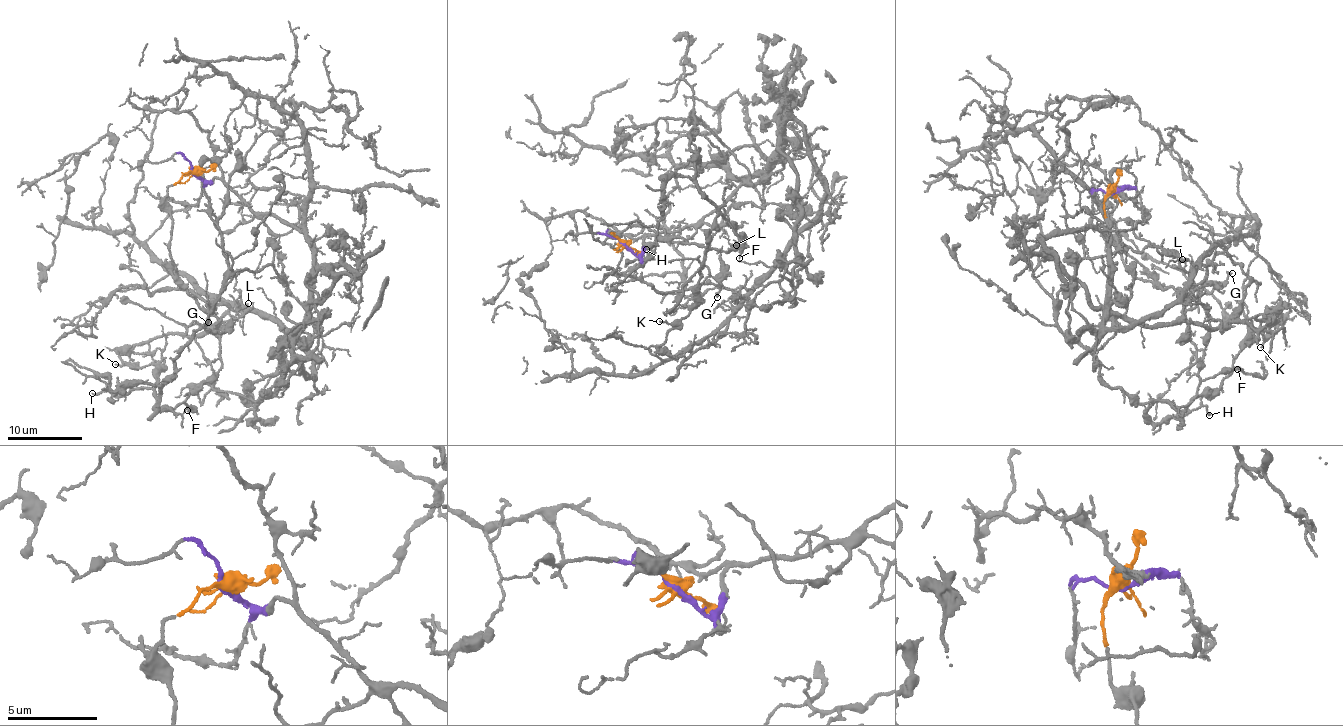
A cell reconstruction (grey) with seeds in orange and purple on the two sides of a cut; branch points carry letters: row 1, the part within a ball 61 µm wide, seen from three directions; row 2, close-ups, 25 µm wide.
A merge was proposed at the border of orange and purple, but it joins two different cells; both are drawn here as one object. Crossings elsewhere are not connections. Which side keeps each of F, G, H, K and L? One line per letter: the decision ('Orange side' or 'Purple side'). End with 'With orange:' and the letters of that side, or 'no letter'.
F: Orange side
G: Orange side
H: Orange side
K: Orange side
L: Orange side
With orange: F, G, H, K, L

